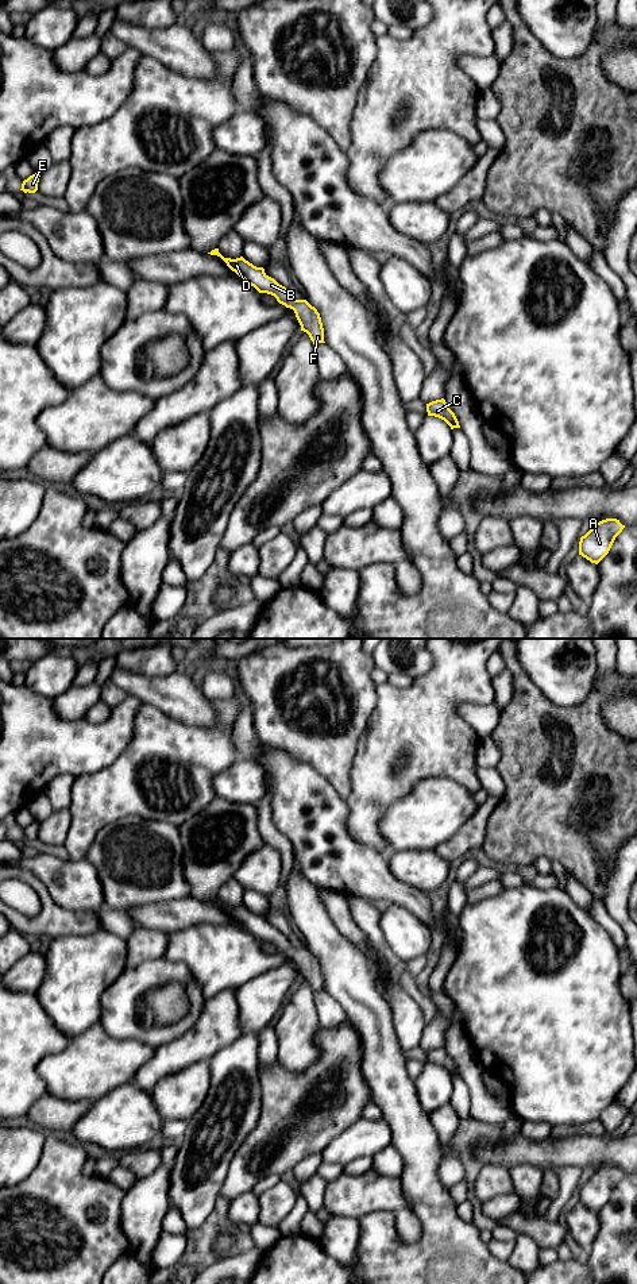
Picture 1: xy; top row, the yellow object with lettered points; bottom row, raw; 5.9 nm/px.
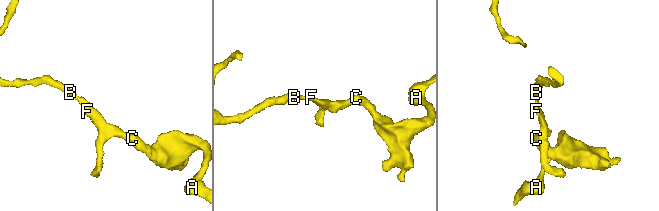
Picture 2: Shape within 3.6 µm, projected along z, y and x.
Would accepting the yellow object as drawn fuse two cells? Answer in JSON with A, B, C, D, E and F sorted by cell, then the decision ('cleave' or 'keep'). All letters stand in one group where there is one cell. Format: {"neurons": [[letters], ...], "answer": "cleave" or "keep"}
{"neurons": [["A", "B", "C", "D", "E", "F"]], "answer": "keep"}

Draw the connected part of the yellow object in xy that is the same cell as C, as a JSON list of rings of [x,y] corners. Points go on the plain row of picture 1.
[[[444,1046],[426,1052],[428,1064],[435,1064],[444,1068],[451,1077],[460,1076],[455,1061],[448,1056]]]

